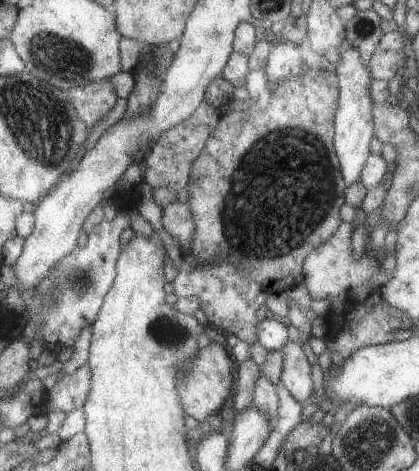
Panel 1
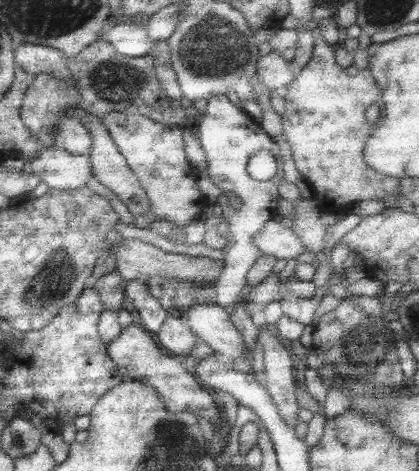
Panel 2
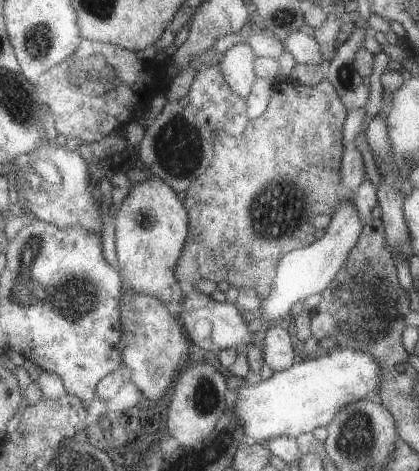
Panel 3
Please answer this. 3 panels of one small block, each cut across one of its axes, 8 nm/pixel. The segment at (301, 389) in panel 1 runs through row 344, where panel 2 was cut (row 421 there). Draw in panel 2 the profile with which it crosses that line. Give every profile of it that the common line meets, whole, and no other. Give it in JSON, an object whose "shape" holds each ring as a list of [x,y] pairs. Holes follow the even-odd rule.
{"shape":[[[259,330],[259,338],[255,340],[257,348],[263,352],[263,386],[271,396],[273,406],[277,408],[277,414],[281,420],[295,428],[299,426],[297,412],[301,410],[295,400],[295,374],[291,372],[295,360],[285,348],[285,344],[279,342],[279,338],[271,336],[269,332]]]}

